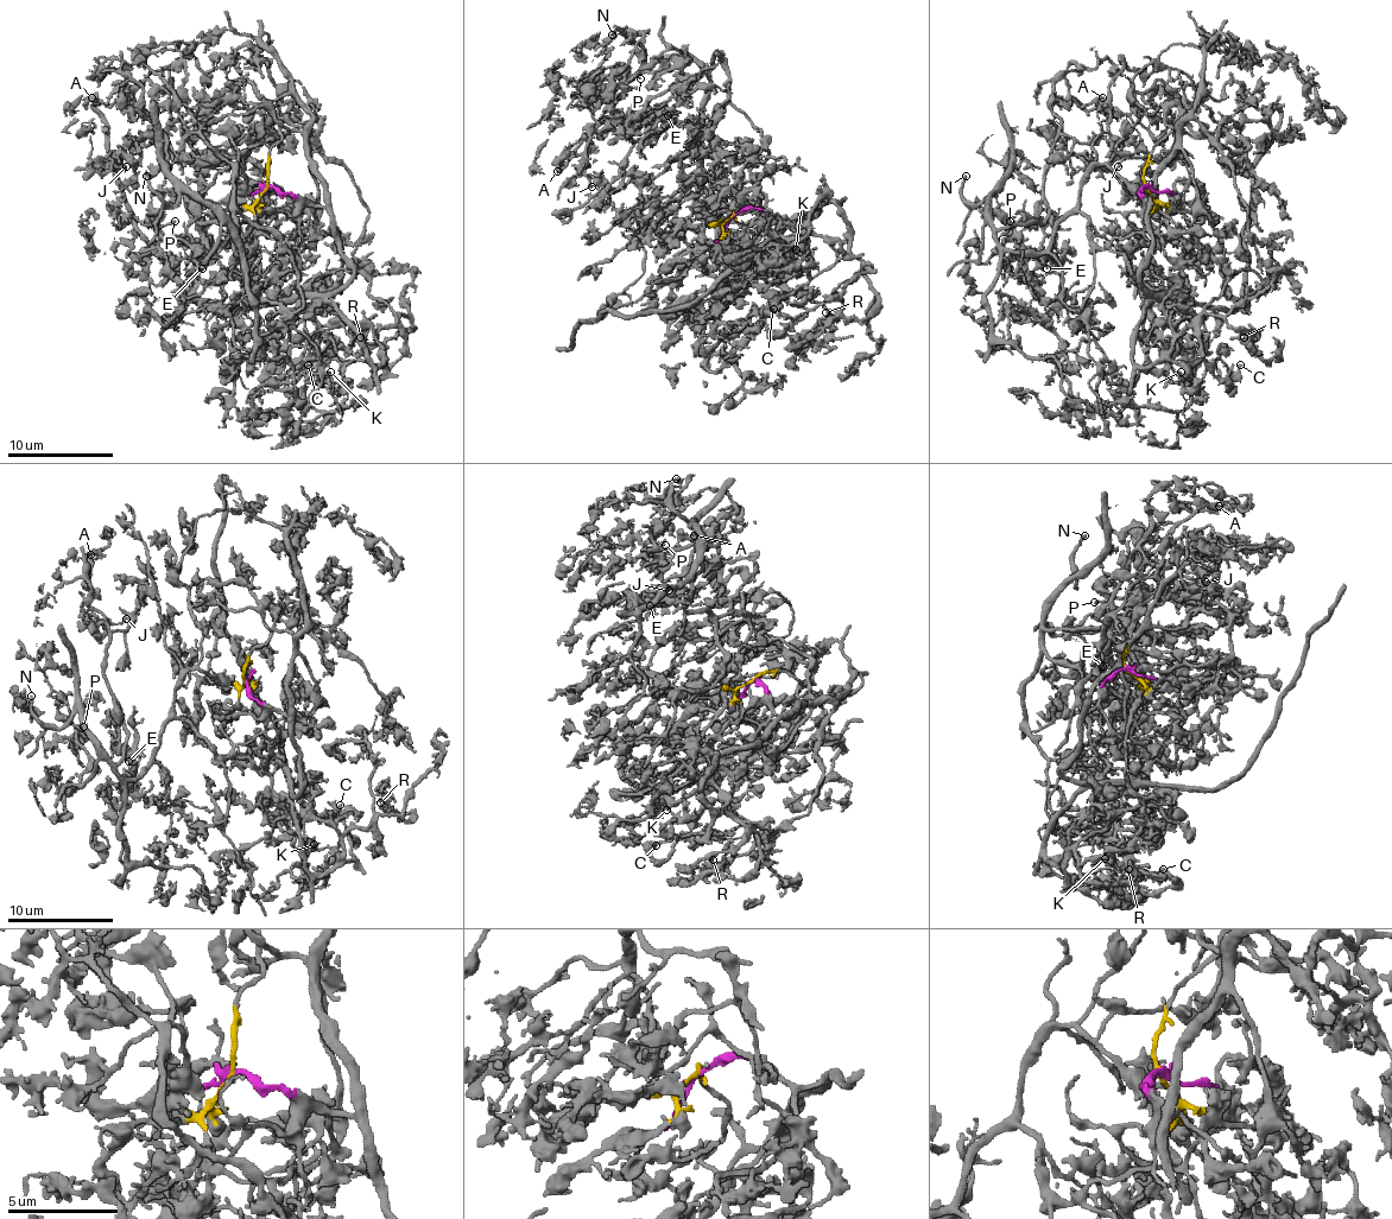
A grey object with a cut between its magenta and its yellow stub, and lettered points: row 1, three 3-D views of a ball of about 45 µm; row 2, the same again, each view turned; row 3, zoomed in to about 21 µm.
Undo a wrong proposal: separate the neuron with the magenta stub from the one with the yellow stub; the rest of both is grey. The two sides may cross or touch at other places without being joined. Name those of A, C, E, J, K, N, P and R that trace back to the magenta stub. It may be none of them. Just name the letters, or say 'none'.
C, K, R

